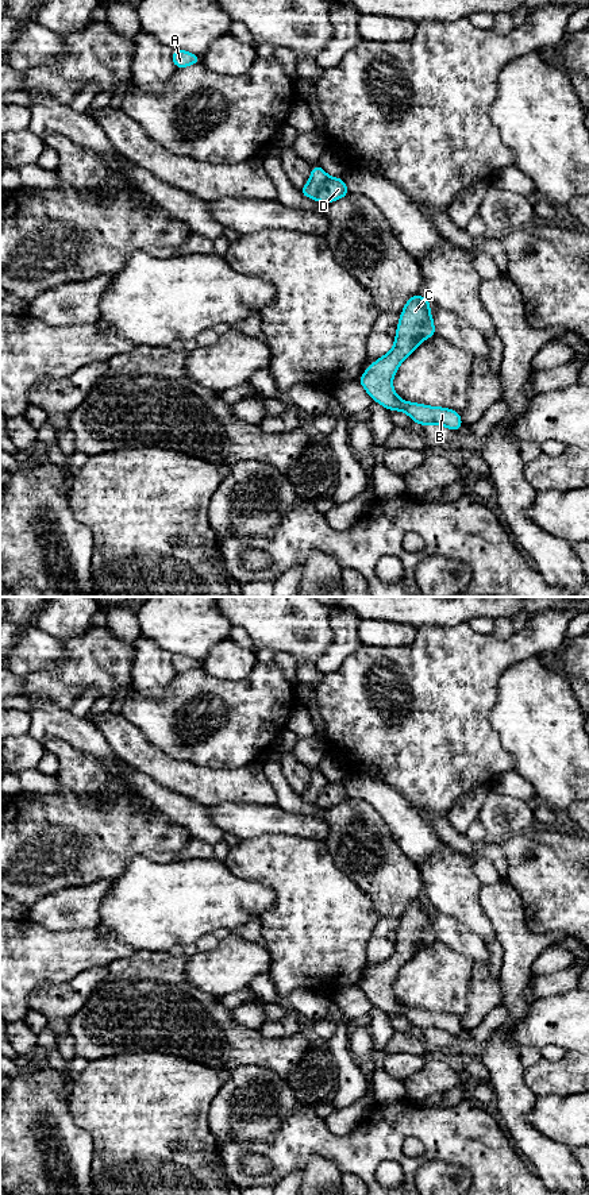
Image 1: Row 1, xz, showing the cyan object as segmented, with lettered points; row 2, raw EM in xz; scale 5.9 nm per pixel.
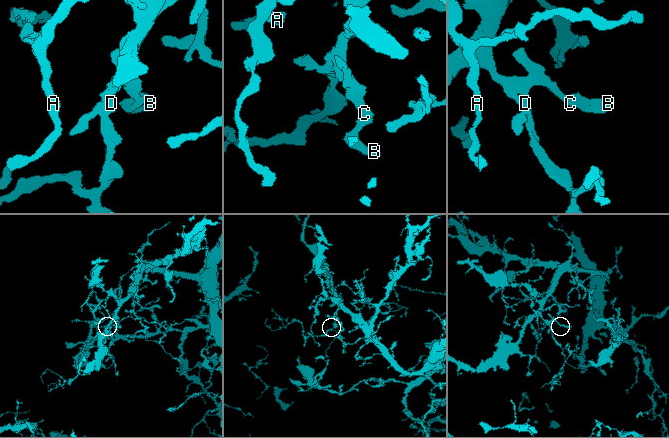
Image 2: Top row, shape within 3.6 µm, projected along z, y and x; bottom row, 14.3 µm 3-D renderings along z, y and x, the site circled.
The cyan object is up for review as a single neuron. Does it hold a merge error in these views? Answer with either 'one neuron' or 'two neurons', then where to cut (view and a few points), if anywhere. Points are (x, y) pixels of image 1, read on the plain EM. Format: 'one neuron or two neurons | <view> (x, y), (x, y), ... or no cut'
one neuron | no cut

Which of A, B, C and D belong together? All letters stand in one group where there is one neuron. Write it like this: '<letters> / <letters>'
A B C D

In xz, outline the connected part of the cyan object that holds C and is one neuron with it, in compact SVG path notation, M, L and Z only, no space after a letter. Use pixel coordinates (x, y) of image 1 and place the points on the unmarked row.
M419 898L413 899L401 917L393 953L372 968L358 987L366 994L370 1003L389 1015L403 1015L417 1029L439 1029L444 1033L459 1036L461 1018L449 1013L427 1011L407 1007L397 1002L392 984L400 968L427 942L436 940L430 905Z

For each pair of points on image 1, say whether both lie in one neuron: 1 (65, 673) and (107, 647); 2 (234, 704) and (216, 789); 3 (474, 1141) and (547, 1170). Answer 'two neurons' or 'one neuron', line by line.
1: one neuron
2: two neurons
3: two neurons

